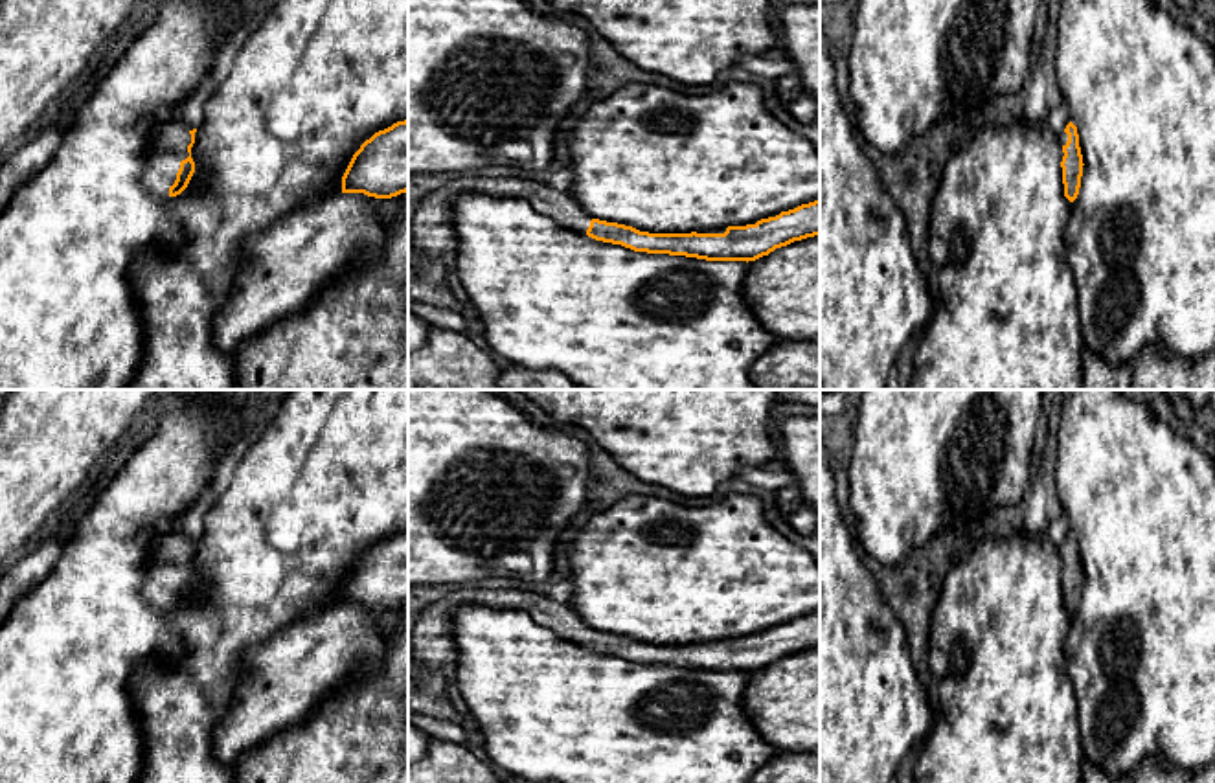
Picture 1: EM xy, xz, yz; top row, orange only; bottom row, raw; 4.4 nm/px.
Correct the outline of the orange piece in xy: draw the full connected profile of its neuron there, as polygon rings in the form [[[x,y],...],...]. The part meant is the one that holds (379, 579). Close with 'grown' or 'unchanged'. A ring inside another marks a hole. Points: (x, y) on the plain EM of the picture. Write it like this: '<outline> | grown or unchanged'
[[[408,531],[375,544],[353,566],[342,605],[392,610],[408,603]]] | unchanged

